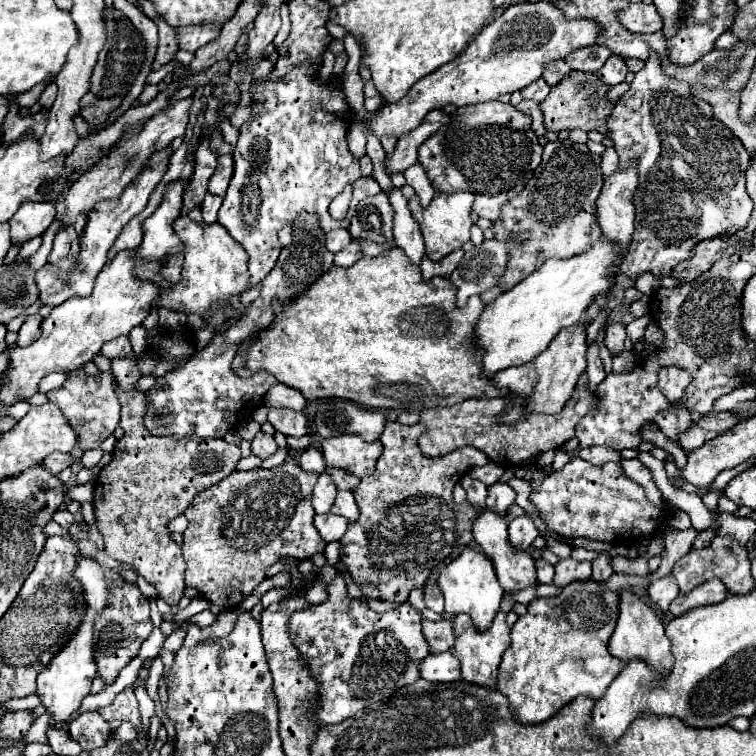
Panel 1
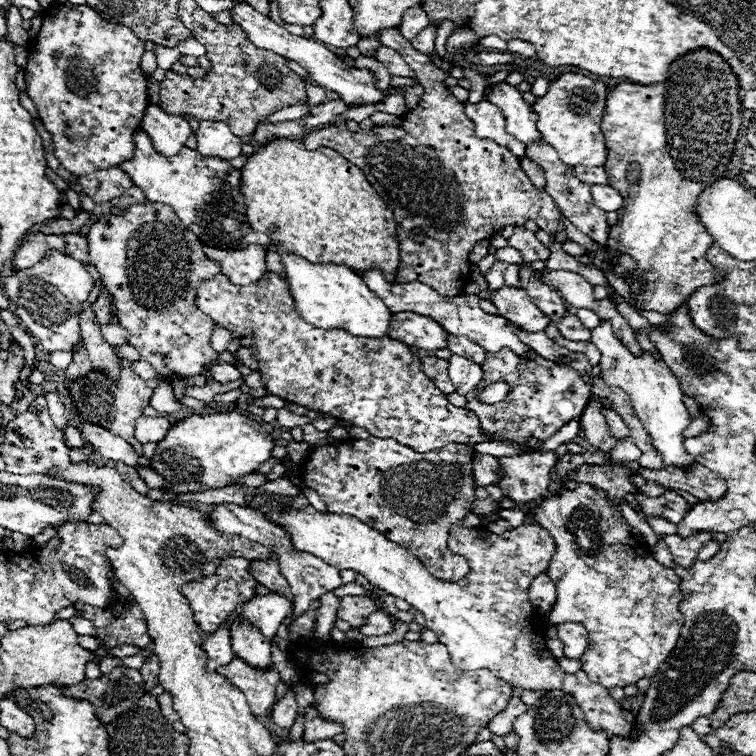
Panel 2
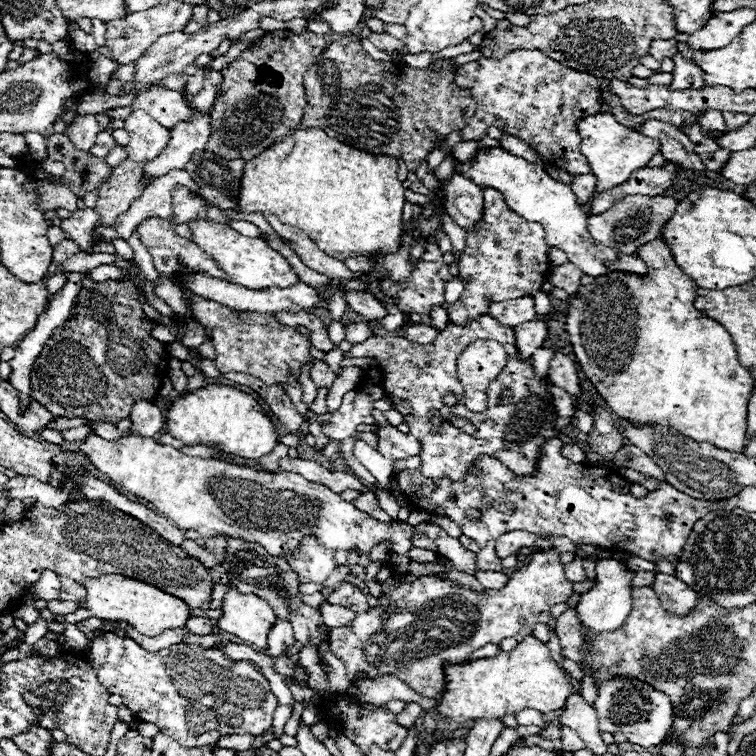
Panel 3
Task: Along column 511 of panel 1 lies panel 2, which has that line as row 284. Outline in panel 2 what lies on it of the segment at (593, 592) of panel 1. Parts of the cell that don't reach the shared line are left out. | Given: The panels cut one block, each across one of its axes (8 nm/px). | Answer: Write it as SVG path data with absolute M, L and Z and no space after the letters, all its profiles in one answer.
M696 48L692 52L686 52L684 56L680 56L680 60L672 62L668 68L674 66L674 72L668 76L672 84L664 82L664 84L652 84L652 86L640 86L640 84L632 84L632 82L622 82L618 86L614 86L612 90L608 90L608 98L606 98L606 112L604 112L604 120L602 120L602 134L604 138L608 140L606 142L606 148L608 148L608 158L606 158L606 164L604 164L604 170L608 172L608 178L610 178L610 186L616 188L622 198L624 198L624 204L620 208L620 220L618 224L614 224L610 228L610 240L608 240L608 248L616 250L616 252L626 252L630 254L632 258L638 260L640 268L642 268L642 282L634 282L633 274L626 274L624 279L628 283L631 290L634 290L634 294L638 296L638 302L640 302L640 308L644 310L656 310L660 314L668 314L668 312L674 312L682 302L686 302L692 292L698 288L698 286L704 286L704 284L716 284L720 280L724 280L722 272L718 268L714 268L708 260L706 260L706 252L708 248L712 246L712 236L708 234L708 230L702 226L702 222L698 220L698 214L694 212L696 210L696 204L698 204L698 196L702 190L706 190L712 182L720 180L730 164L730 158L732 158L732 152L734 152L734 144L738 140L738 134L740 134L740 128L742 128L742 104L740 104L740 84L738 84L738 78L736 74L732 72L732 68L728 66L728 62L718 56L718 52L712 52L712 50L706 50L706 48Z

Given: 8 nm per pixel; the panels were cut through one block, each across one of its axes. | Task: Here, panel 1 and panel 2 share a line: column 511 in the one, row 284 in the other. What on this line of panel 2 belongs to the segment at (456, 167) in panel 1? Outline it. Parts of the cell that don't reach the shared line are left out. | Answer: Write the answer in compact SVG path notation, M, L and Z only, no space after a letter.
M136 204L130 206L122 216L102 216L88 230L90 262L98 268L104 288L114 298L120 326L130 334L128 344L138 350L144 362L156 370L156 378L172 376L194 376L202 372L206 362L218 360L218 352L210 346L210 336L214 332L214 320L196 308L196 288L200 282L210 280L220 274L220 266L204 256L202 242L190 232L166 204Z

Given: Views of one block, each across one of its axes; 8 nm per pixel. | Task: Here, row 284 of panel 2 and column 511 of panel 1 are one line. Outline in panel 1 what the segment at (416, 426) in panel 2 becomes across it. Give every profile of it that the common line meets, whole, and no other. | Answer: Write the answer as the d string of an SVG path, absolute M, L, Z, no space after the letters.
M556 140L556 142L548 142L544 146L542 162L534 170L534 176L530 178L526 188L516 198L512 198L510 202L506 202L502 206L500 220L492 224L496 240L508 240L510 236L516 236L518 242L520 242L518 248L510 250L506 272L502 274L502 278L498 282L502 292L514 288L528 274L538 270L548 258L572 258L572 256L578 256L582 252L588 252L600 240L600 226L596 222L596 206L594 206L594 202L596 202L596 198L598 198L598 194L602 190L602 184L604 184L604 178L602 178L602 172L600 172L600 156L592 154L586 144L574 144L570 140L564 140L564 142Z

